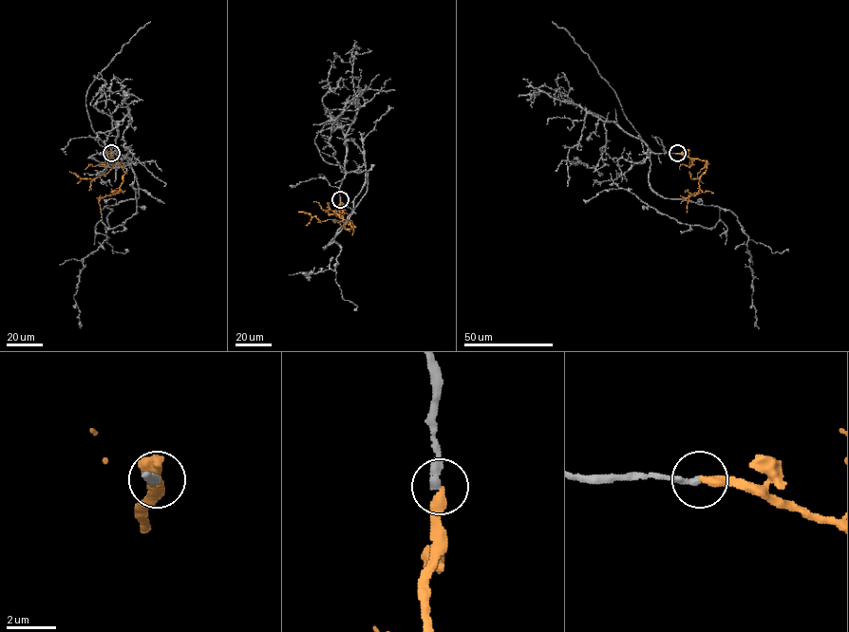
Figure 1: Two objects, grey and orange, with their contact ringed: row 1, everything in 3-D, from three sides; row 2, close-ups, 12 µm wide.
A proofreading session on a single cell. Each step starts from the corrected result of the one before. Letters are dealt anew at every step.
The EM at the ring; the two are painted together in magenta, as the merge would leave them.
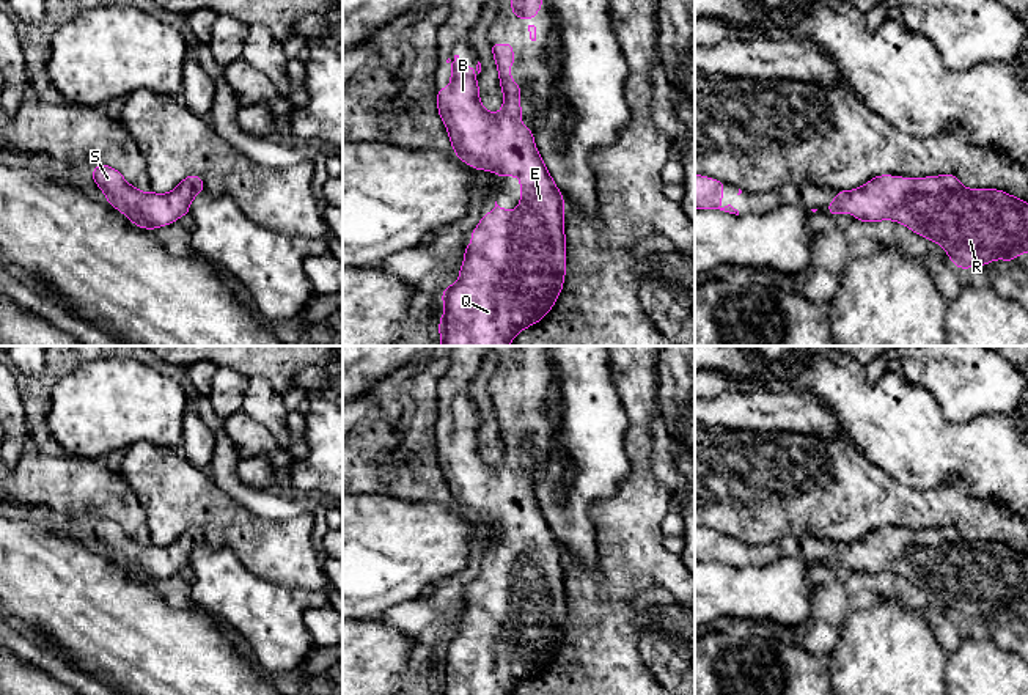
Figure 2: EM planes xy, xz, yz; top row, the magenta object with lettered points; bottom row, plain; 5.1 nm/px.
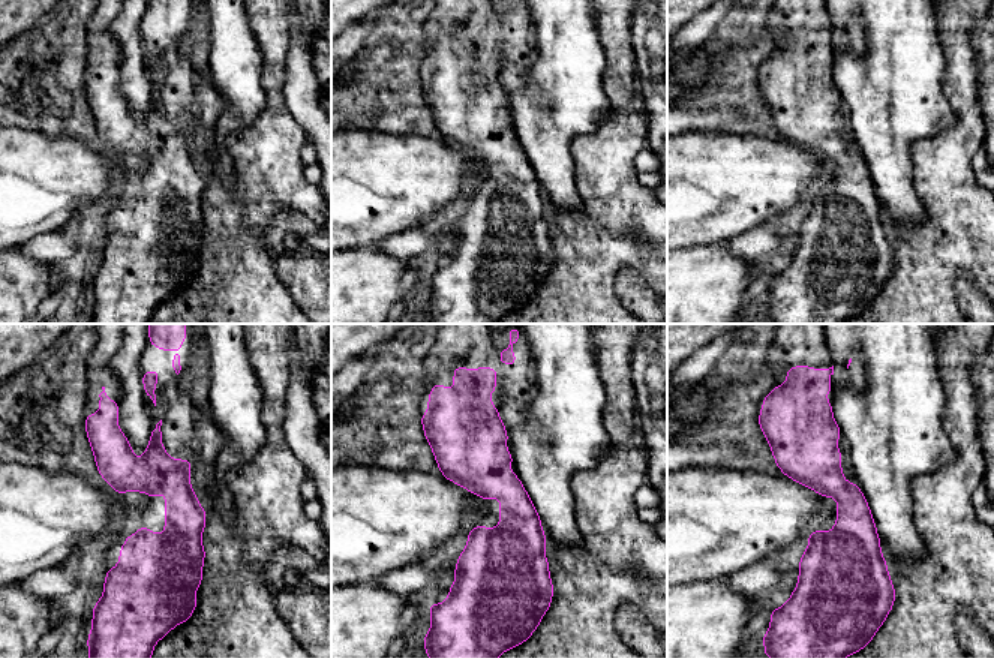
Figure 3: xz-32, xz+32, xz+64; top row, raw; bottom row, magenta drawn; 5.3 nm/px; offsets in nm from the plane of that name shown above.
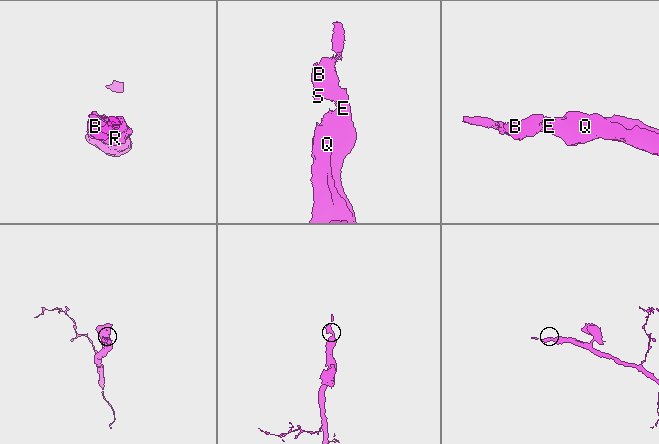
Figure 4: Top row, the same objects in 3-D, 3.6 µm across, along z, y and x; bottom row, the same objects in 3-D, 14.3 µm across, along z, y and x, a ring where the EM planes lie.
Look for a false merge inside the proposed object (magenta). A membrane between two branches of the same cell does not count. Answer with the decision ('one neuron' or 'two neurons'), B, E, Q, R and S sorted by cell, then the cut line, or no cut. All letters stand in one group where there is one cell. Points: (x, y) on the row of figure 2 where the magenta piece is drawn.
one neuron; B E Q R S; no cut

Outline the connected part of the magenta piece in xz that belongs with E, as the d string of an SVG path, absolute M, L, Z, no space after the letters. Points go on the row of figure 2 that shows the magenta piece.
M490 42L490 47L505 96L501 110L490 113L483 107L475 69L461 66L459 55L451 61L451 86L437 91L437 108L462 162L501 178L520 178L520 204L506 211L495 201L494 211L472 231L459 281L442 294L440 346L509 346L520 330L550 313L566 274L564 198L534 146L534 135L520 121L520 83L509 74L514 47L508 42Z

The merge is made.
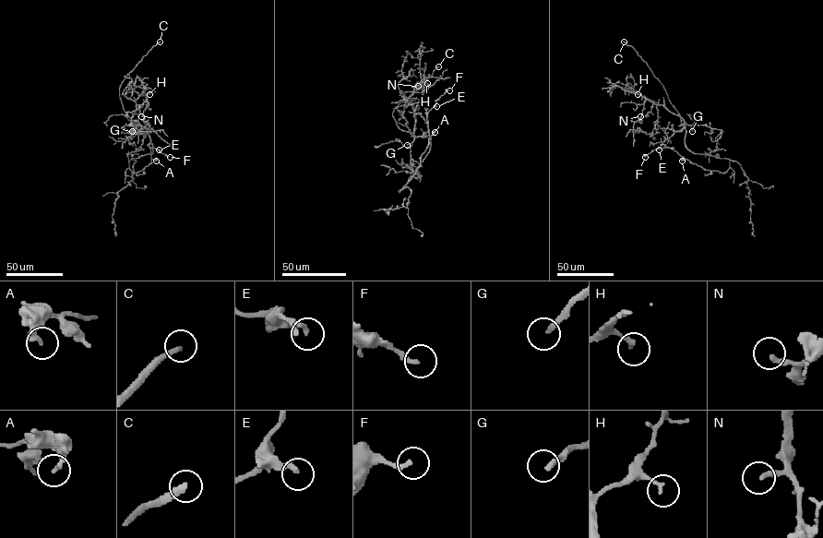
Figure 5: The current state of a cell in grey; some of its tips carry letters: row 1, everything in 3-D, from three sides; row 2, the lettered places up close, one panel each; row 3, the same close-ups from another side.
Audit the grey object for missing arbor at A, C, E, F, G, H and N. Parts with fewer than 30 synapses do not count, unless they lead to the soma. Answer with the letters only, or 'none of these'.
C, G, N

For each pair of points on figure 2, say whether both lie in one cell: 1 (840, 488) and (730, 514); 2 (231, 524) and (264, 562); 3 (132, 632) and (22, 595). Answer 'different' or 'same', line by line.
1: same
2: same
3: same

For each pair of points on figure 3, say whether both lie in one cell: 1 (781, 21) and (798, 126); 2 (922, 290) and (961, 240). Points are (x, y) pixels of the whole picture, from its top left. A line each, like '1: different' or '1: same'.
1: same
2: same

